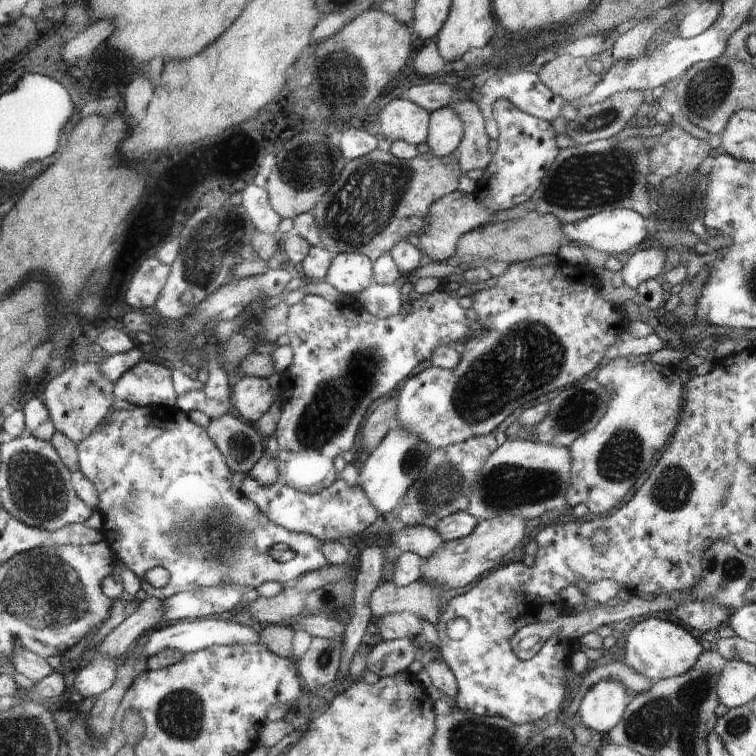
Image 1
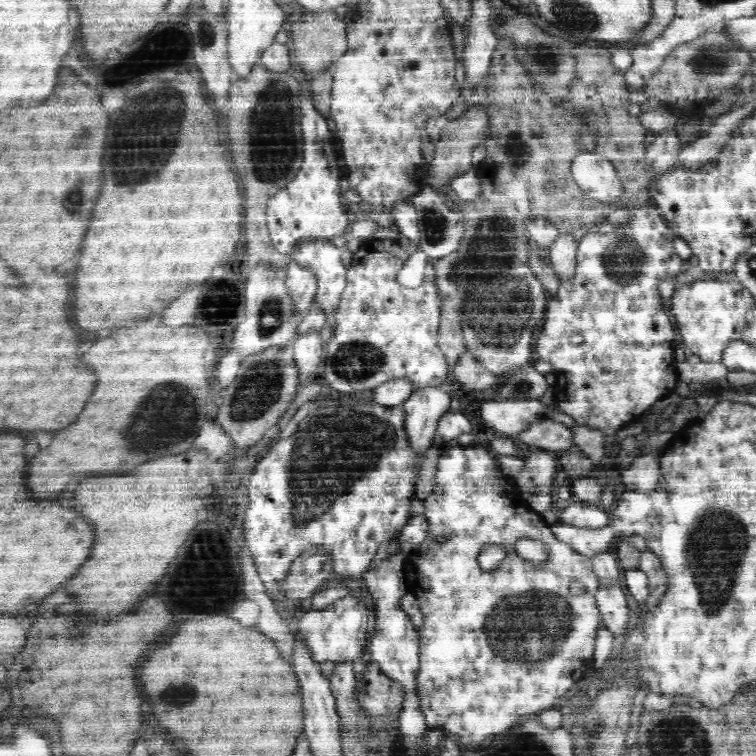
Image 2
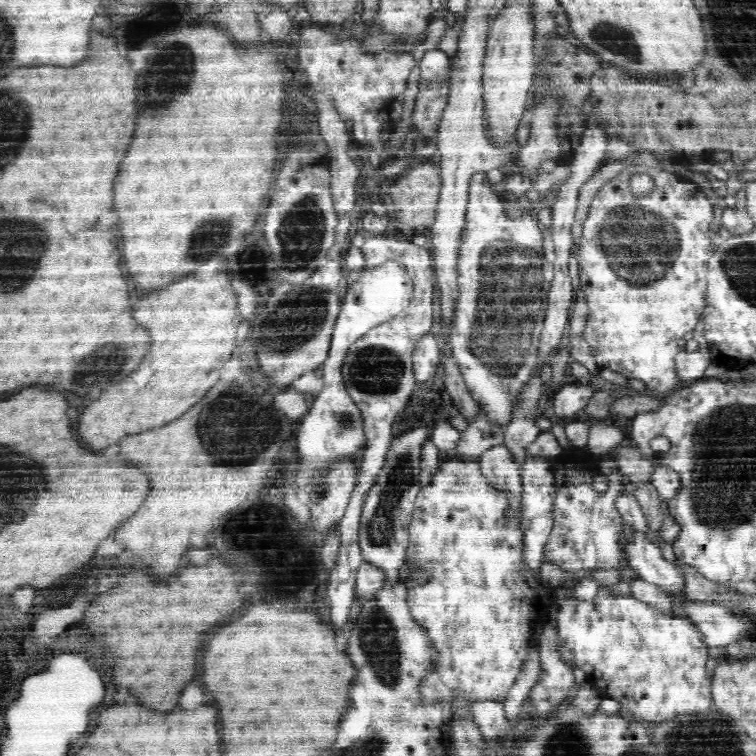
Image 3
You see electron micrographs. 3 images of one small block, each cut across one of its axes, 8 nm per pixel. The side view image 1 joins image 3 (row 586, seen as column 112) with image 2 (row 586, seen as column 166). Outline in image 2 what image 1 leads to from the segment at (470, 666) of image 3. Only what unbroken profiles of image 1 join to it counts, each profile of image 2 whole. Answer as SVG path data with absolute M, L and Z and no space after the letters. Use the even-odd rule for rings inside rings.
M480 443L459 445L442 450L437 463L435 485L433 486L434 492L432 496L423 501L424 515L429 524L428 536L414 552L405 558L404 572L407 592L412 593L418 599L422 613L424 613L424 624L417 631L419 636L419 670L416 674L416 696L420 701L420 710L424 711L426 725L430 729L441 727L446 734L456 735L458 742L464 742L464 744L480 745L480 742L482 740L486 741L490 734L500 734L504 733L504 730L510 730L510 726L514 726L516 718L520 718L520 716L528 718L528 714L539 713L557 705L558 699L568 692L574 684L584 678L588 668L593 667L596 636L598 636L600 624L603 622L595 599L595 594L599 589L599 580L593 571L592 559L576 552L571 544L558 540L542 515L532 510L528 502L520 498L518 490L514 490L514 486L502 491L500 487L500 478L502 476L495 455L491 453L489 447L484 448ZM438 536L444 536L446 540L438 543L435 541ZM521 538L542 541L548 546L548 560L544 562L544 566L534 566L529 560L524 560L516 554L514 545ZM486 546L504 547L504 560L501 560L494 569L482 569L477 560L480 551L484 550ZM572 582L581 582L584 585L584 592L577 596L572 595L570 593L570 584ZM484 704L486 704L486 708L484 708L486 712L482 710Z

